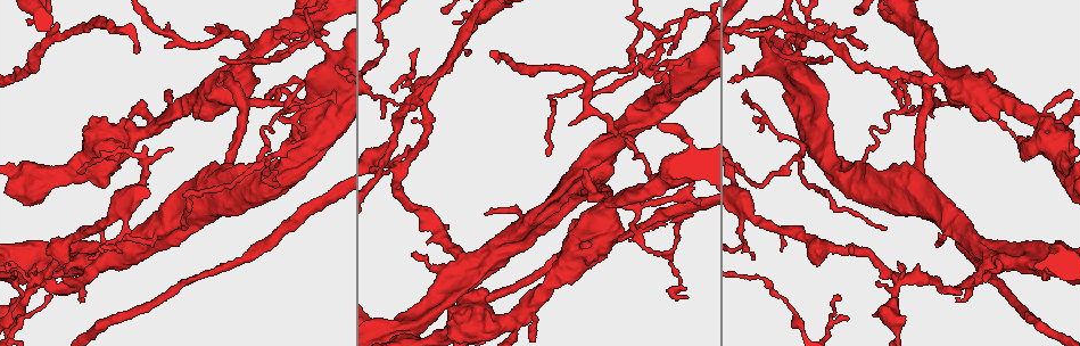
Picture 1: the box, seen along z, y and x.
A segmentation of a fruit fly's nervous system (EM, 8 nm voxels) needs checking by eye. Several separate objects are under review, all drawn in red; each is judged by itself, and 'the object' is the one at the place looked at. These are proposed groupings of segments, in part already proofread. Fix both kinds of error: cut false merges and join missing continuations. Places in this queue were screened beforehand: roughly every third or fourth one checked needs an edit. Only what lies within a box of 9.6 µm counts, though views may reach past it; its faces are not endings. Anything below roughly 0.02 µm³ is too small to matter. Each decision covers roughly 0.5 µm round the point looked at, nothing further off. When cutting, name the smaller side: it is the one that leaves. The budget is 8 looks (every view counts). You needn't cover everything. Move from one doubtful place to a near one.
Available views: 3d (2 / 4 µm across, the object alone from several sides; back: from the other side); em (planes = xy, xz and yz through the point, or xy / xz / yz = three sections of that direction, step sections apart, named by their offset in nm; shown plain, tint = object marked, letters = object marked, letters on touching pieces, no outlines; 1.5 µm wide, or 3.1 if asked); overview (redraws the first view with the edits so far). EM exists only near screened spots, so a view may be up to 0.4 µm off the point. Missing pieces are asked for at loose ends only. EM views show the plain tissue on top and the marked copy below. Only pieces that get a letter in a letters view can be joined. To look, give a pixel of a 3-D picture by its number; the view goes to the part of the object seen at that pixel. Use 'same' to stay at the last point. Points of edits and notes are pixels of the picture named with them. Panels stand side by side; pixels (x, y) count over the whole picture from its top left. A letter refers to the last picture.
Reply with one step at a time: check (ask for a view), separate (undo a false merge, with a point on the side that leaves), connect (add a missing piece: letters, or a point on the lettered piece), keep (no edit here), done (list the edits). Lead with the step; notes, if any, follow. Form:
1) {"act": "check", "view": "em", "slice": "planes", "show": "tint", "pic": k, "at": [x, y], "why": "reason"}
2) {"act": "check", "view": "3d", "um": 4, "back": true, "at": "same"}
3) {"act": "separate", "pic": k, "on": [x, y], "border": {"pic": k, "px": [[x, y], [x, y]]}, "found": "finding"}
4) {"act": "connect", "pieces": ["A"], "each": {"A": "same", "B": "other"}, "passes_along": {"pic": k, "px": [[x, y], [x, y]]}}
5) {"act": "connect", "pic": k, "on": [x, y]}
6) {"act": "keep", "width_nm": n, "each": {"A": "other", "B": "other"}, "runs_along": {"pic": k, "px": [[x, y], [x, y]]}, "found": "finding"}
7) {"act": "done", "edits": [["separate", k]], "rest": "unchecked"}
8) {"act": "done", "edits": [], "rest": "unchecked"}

{"act": "check", "view": "em", "slice": "planes", "show": "letters", "pic": 1, "at": [125, 239]}

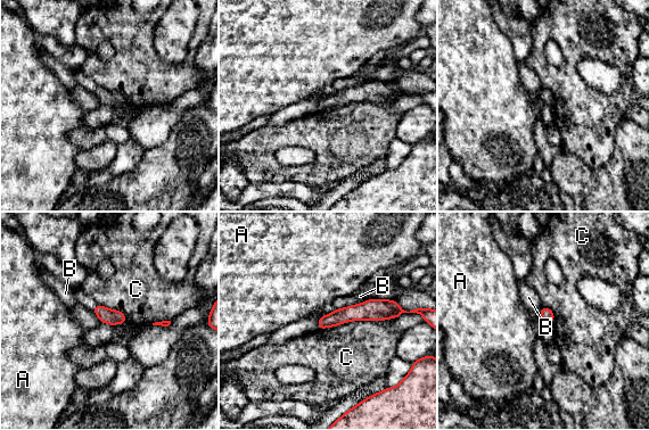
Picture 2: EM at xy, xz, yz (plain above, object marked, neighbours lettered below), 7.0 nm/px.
{"act": "keep", "each": {"A": "other", "B": "other", "C": "other"}, "runs_along": {"pic": 2, "px": [[395, 308], [344, 314], [320, 325]]}, "found": "no lettered piece goes on from it"}

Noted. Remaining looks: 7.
{"act": "check", "view": "em", "slice": "planes", "show": "tint", "pic": 1, "at": [49, 299], "why": "thin end"}

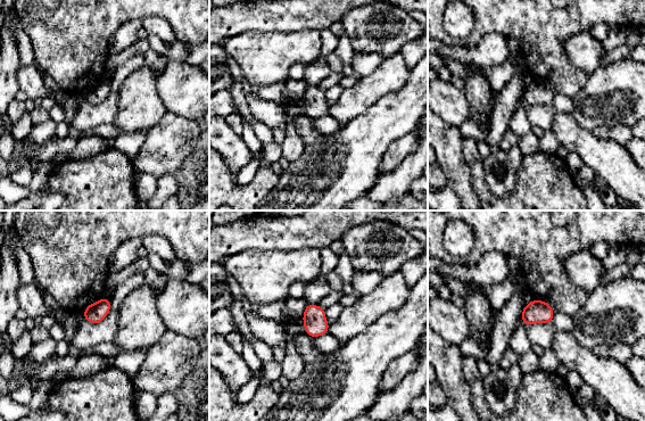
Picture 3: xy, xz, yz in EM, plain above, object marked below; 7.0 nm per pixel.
{"act": "check", "view": "em", "slice": "planes", "show": "letters", "at": "same", "why": "see the neighbours"}

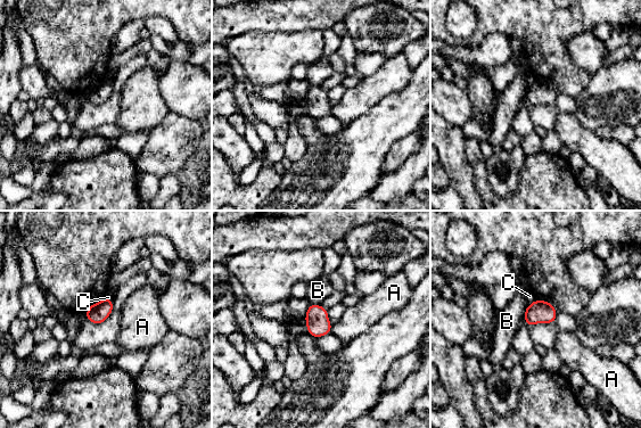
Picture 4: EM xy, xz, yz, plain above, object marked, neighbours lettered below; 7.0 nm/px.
{"act": "keep", "each": {"A": "other", "B": "other", "C": "other"}, "border": {"pic": 4, "px": [[333, 324], [329, 332]]}, "found": "no lettered piece goes on from it"}

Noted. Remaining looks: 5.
{"act": "check", "view": "3d", "um": 2, "pic": 1, "at": [398, 171], "why": "branch point"}

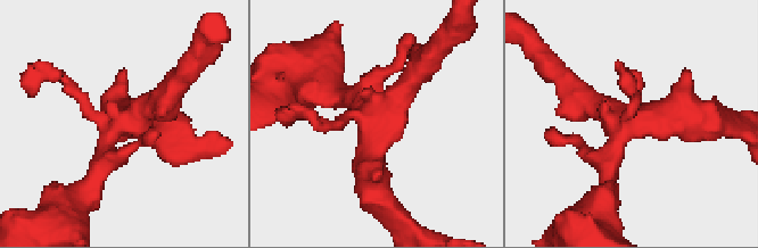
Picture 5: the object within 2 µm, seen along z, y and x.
{"act": "check", "view": "em", "slice": "yz", "step": 4, "show": "tint", "pic": 5, "at": [373, 117], "why": "need the tissue"}

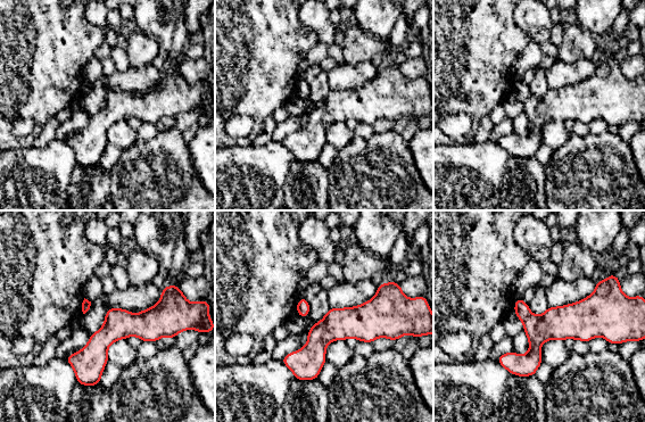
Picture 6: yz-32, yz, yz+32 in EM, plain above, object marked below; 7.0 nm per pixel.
{"act": "check", "view": "em", "slice": "planes", "show": "letters", "at": "same"}

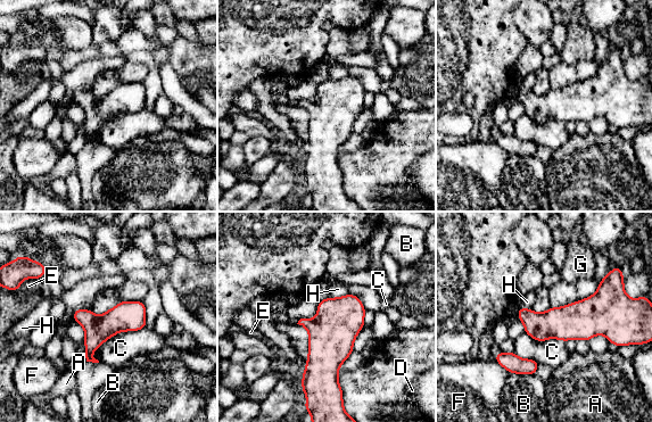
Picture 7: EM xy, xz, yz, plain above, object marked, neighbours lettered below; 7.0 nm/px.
{"act": "keep", "each": {"A": "other", "B": "other", "C": "other", "D": "other", "E": "other", "F": "other", "G": "other", "H": "other"}, "runs_along": {"pic": 7, "px": [[140, 304], [92, 342], [89, 358]]}, "found": "all the same neuron"}

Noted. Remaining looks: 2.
{"act": "done", "edits": [], "rest": "unchecked"}

